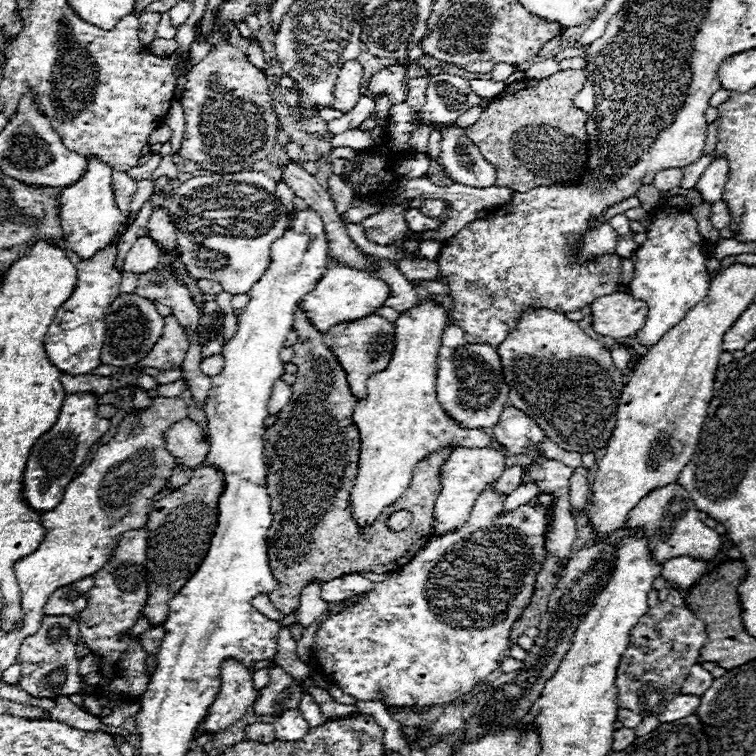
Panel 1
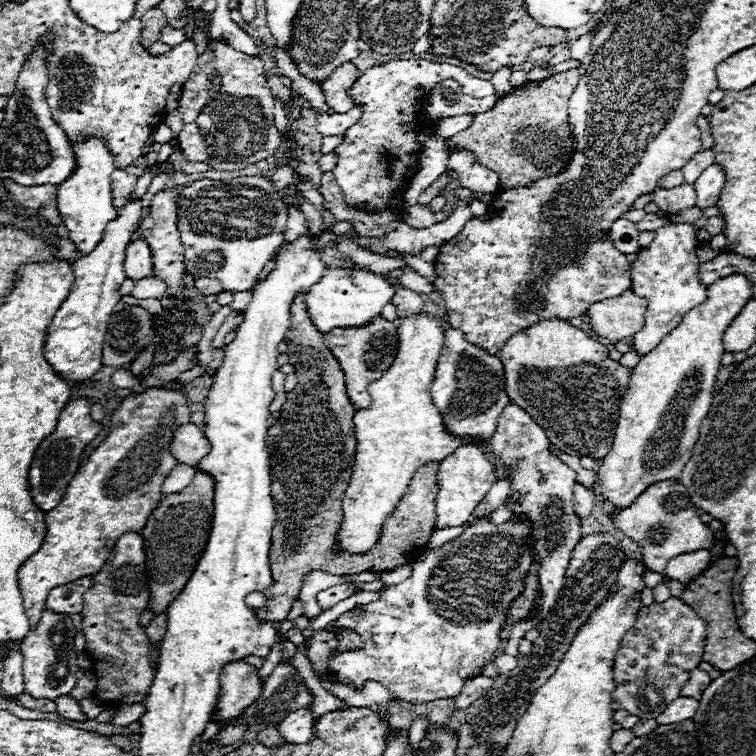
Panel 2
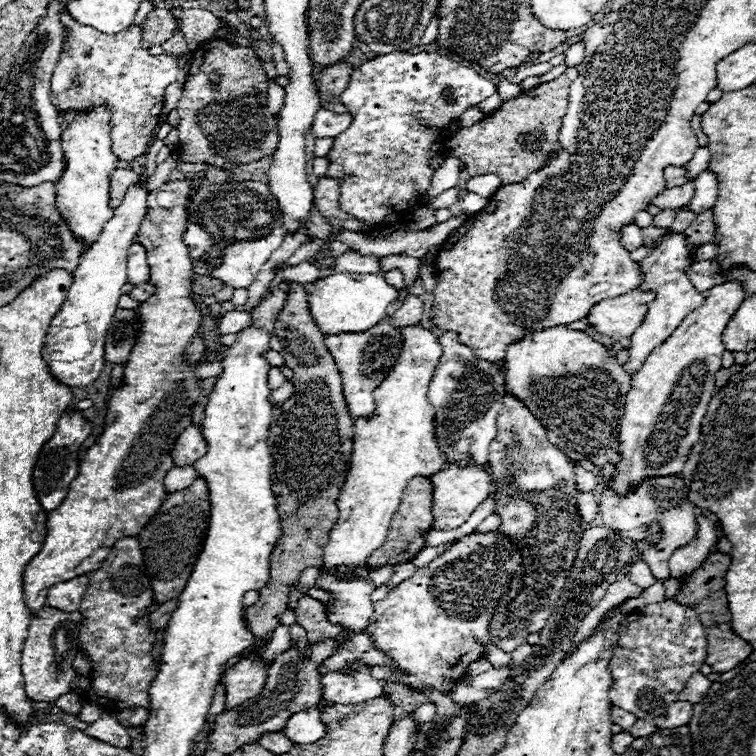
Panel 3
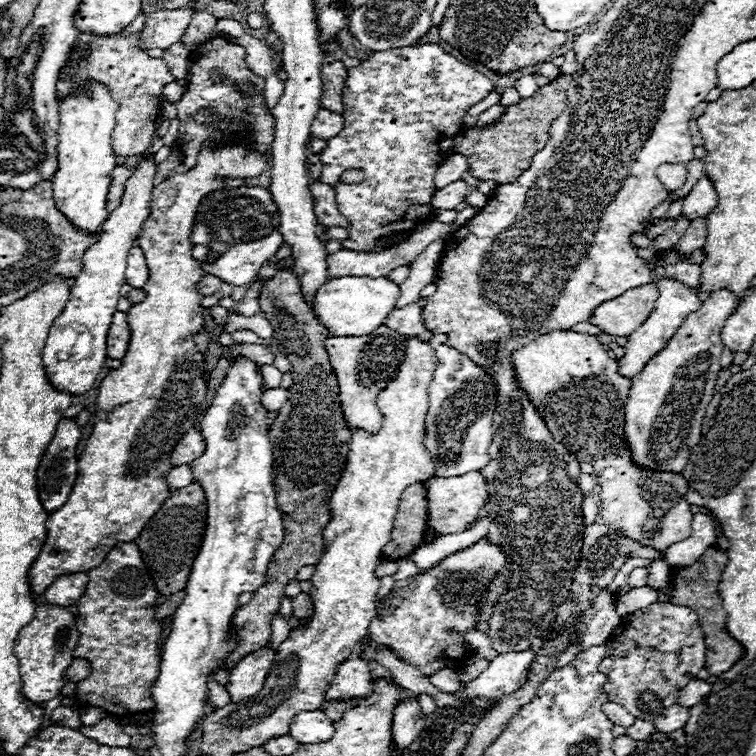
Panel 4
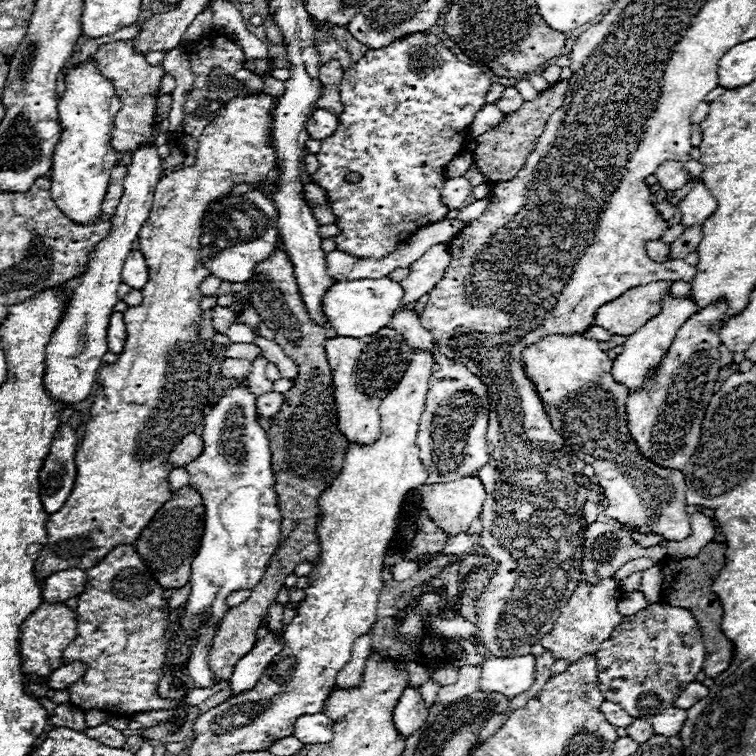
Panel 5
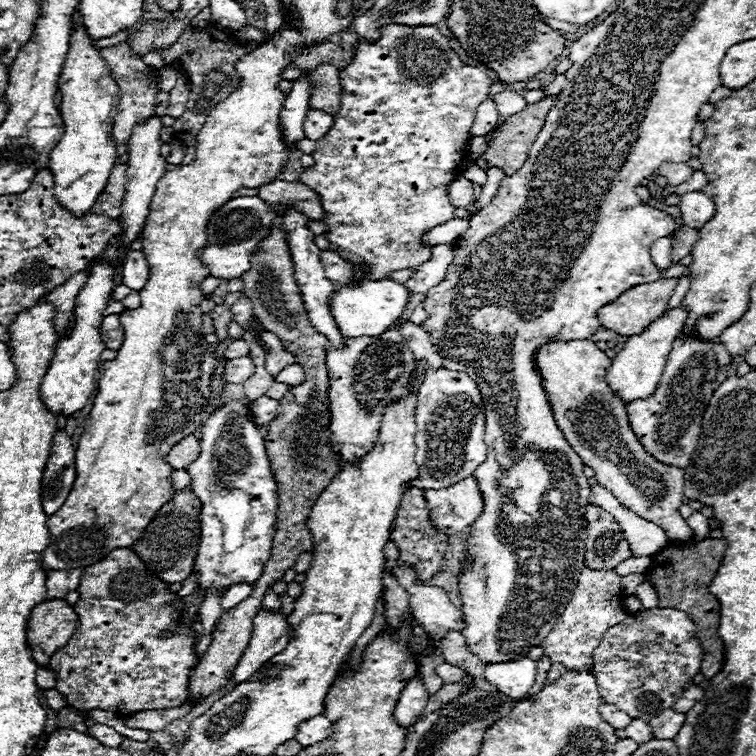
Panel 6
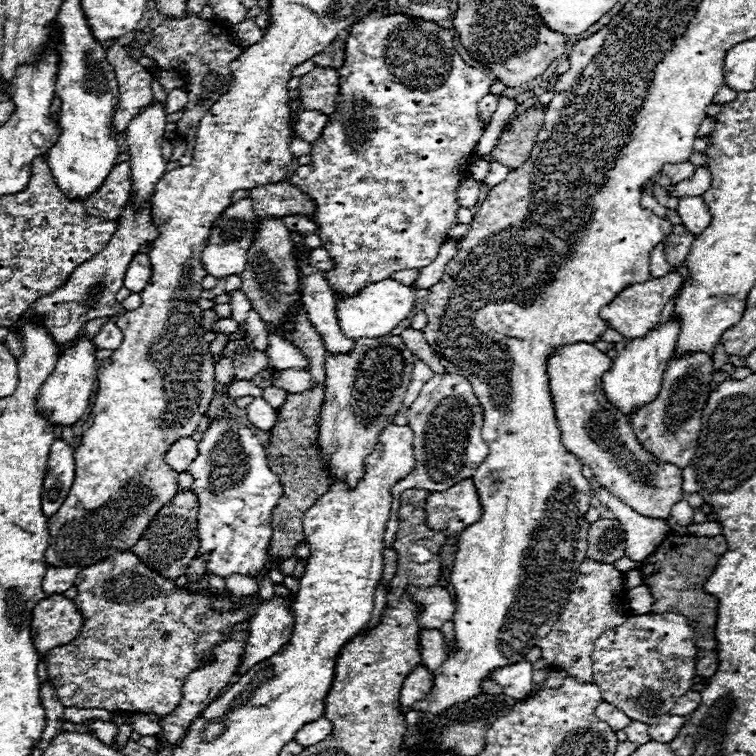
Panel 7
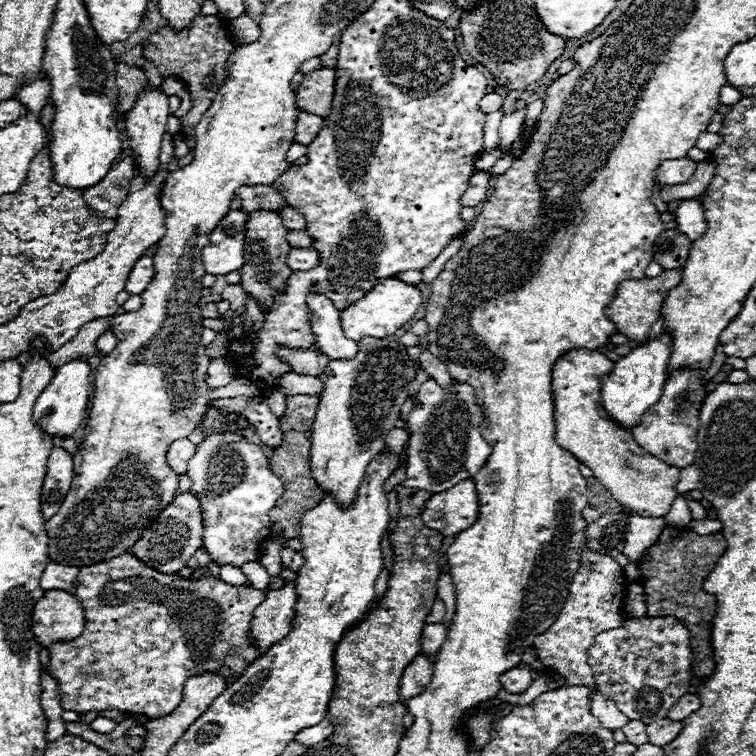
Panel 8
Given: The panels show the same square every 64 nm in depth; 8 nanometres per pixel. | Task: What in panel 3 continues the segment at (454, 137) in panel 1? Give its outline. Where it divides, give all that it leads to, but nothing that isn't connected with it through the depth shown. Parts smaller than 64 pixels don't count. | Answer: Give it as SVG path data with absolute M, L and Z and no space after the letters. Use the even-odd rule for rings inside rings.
M484 174L484 176L472 176L464 188L468 188L470 192L476 192L484 198L490 198L498 188L500 188L500 178L496 174Z

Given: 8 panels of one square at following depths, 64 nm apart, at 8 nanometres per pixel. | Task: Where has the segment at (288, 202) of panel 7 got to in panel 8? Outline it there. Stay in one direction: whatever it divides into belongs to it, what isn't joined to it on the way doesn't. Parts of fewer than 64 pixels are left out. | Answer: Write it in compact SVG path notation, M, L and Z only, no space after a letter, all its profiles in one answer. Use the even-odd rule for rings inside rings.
M244 186L244 188L238 188L236 194L240 196L242 208L246 212L256 212L256 210L278 212L280 208L288 206L288 202L274 186Z

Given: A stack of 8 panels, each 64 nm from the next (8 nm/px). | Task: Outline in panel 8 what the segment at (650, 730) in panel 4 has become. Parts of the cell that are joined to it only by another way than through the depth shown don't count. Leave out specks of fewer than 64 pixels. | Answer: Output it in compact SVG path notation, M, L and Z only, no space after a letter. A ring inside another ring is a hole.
M630 722L628 726L622 728L622 732L626 734L626 740L636 744L636 746L648 742L648 738L646 738L646 724L642 724L642 722Z

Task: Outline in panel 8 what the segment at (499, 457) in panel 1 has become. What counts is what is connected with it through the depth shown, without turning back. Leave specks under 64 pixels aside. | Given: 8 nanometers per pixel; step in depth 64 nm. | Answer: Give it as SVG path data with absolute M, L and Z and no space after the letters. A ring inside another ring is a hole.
M472 480L456 484L448 492L432 494L426 502L422 520L428 528L438 530L442 536L456 536L478 520L478 494Z

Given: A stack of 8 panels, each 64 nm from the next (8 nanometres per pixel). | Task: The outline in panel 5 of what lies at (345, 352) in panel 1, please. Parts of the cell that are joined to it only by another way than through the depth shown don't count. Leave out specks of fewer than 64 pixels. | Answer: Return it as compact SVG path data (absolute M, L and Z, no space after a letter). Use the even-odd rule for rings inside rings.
M382 328L374 336L364 336L364 338L344 338L344 336L334 336L326 340L326 354L328 362L332 368L332 378L334 378L334 398L338 406L338 428L344 436L348 436L348 442L360 442L368 444L380 436L380 414L378 406L380 400L384 398L384 392L388 388L394 388L400 382L400 376L404 374L408 356L410 356L410 346L404 342L404 336L400 336L392 328Z

